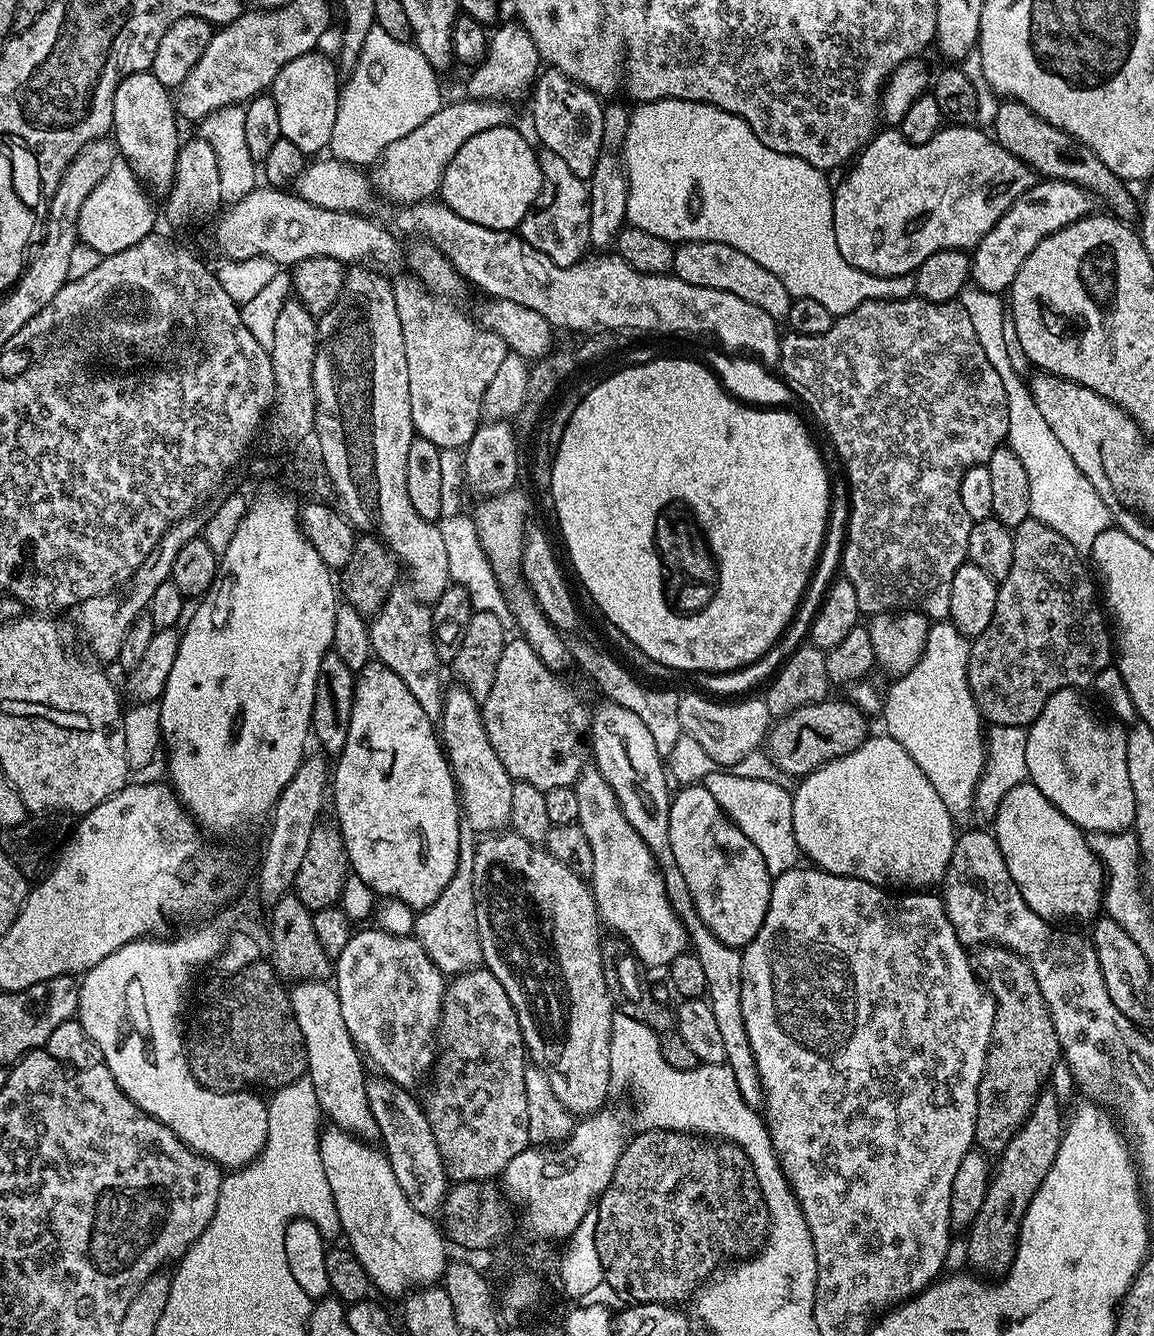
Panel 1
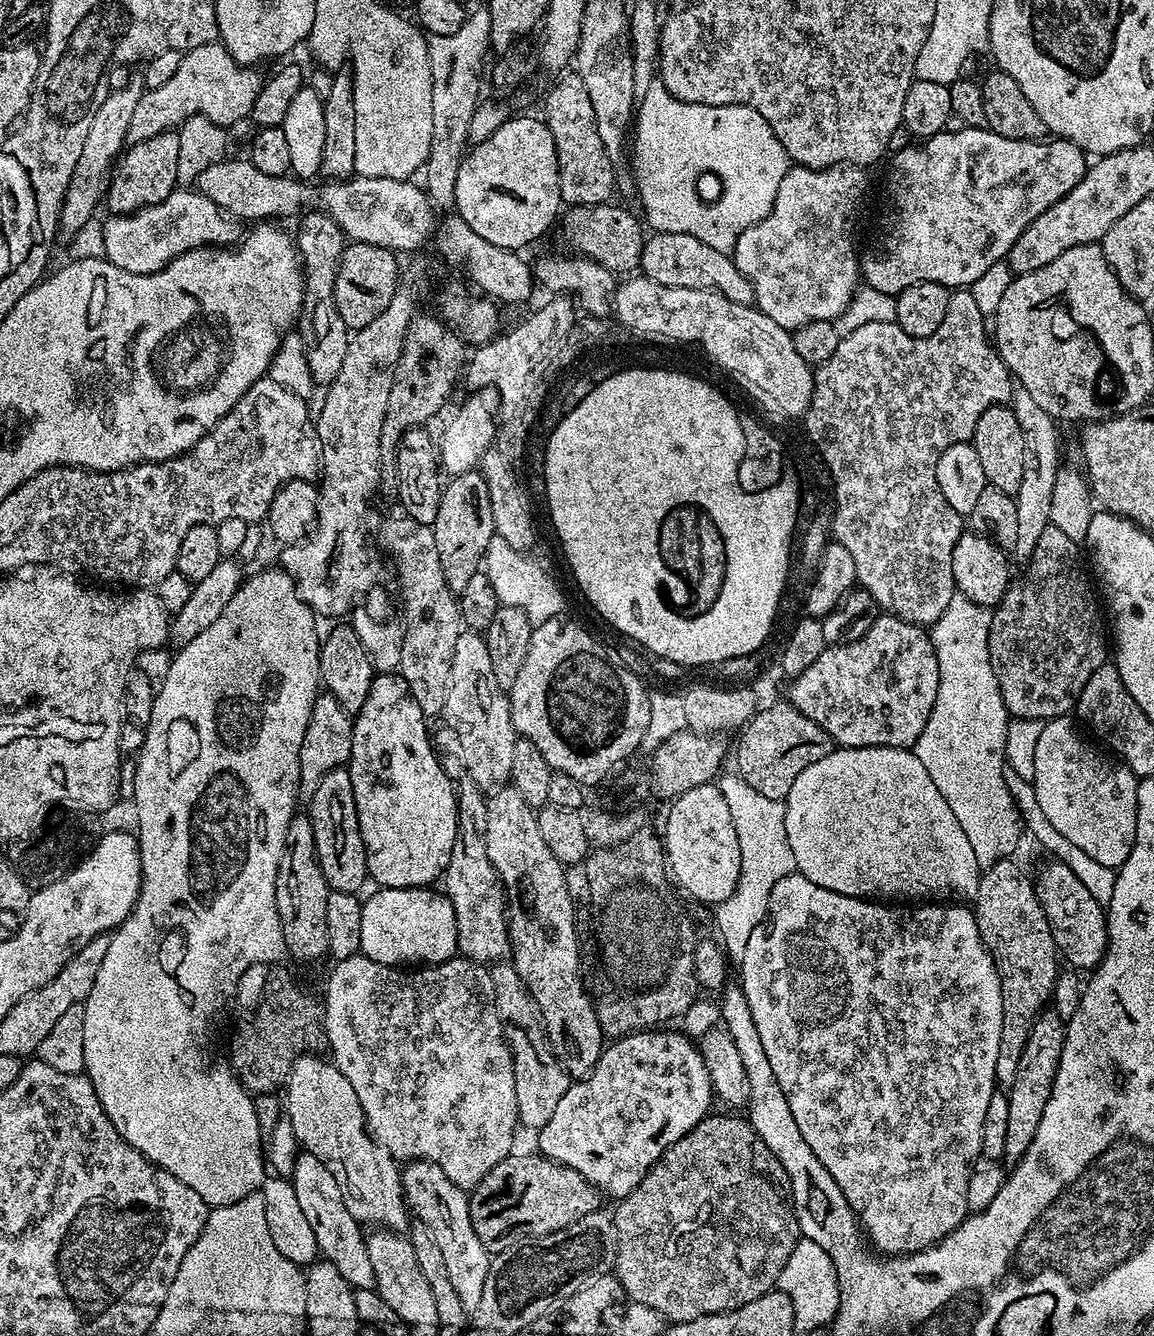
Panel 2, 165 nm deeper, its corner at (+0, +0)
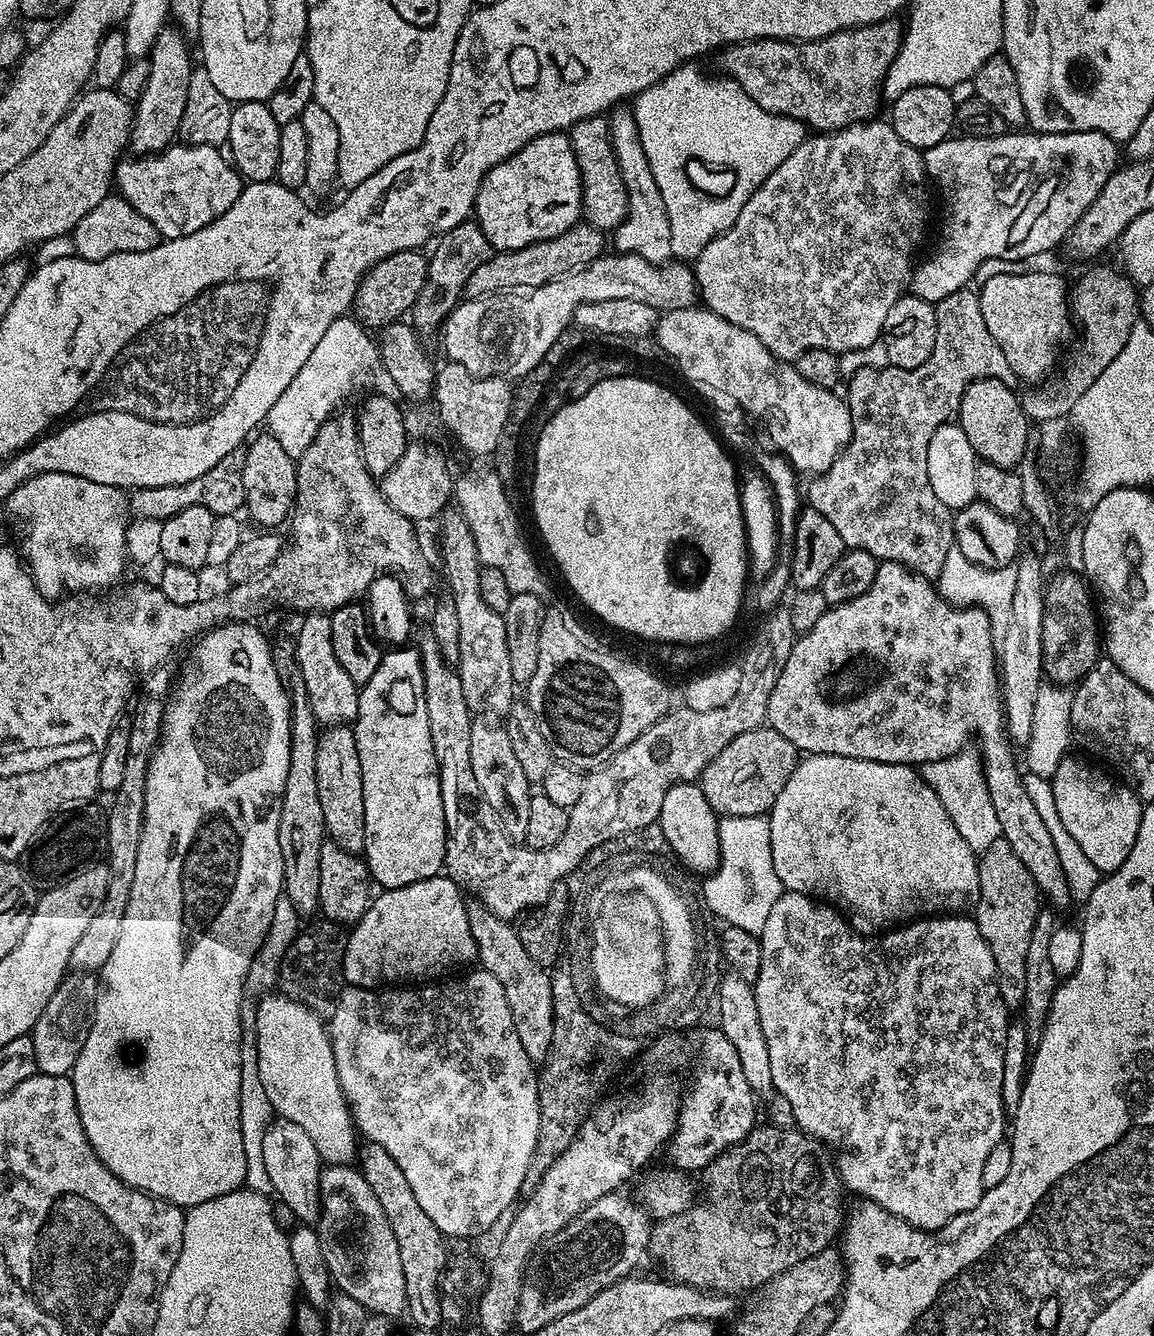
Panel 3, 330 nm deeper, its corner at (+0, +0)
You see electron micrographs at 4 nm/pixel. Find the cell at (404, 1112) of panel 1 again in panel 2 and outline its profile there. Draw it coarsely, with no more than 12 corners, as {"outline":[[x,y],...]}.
{"outline":[[428,1160],[401,1171],[405,1204],[430,1231],[466,1312],[491,1255],[469,1195]]}

